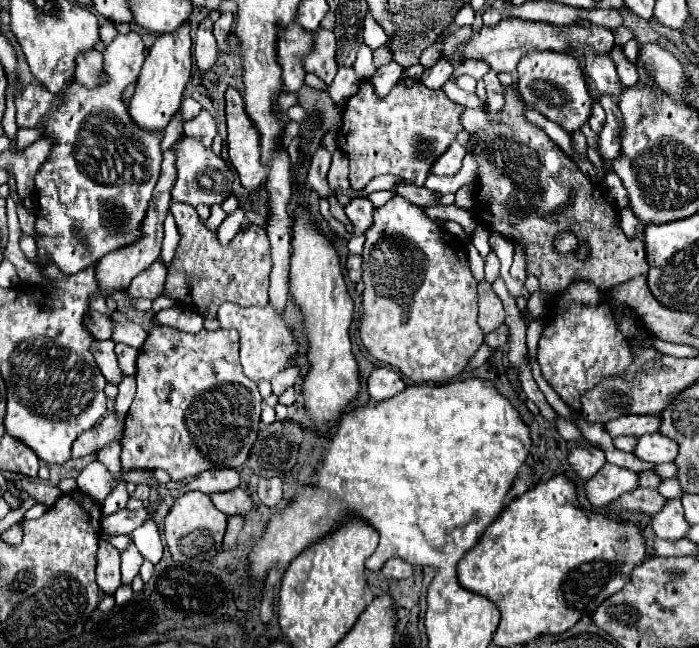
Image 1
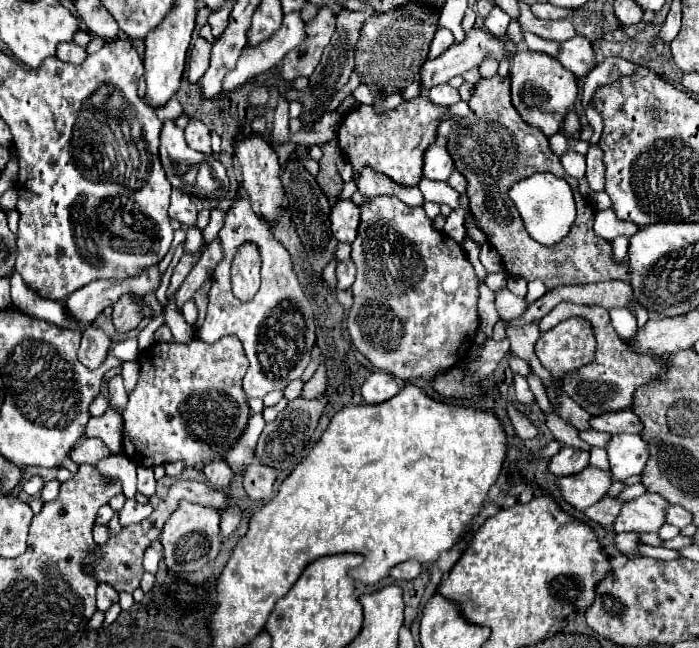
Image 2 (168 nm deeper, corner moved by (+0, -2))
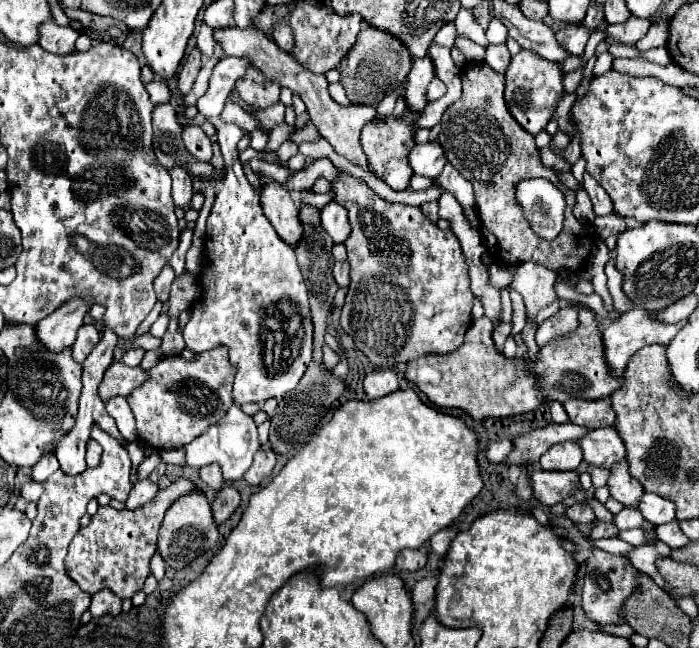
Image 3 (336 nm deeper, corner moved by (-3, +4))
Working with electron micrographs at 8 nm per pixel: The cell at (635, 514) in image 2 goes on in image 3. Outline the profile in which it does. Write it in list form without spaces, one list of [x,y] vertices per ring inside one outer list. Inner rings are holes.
[[[628,462],[612,466],[612,476],[608,480],[608,486],[610,486],[610,496],[622,502],[624,508],[638,506],[640,496],[644,496],[642,484],[628,474]]]

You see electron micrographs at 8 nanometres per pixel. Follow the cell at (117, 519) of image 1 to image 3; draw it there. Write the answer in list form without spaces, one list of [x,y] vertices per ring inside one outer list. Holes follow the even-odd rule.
[[[150,480],[134,482],[132,492],[130,492],[128,500],[126,500],[126,508],[128,510],[136,510],[136,508],[148,504],[156,496],[156,492],[158,492],[158,486],[154,482],[150,482]]]

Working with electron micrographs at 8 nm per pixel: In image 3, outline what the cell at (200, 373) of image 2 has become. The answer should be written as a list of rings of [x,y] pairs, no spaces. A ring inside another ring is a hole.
[[[212,348],[208,352],[196,354],[192,360],[184,360],[182,356],[164,356],[160,362],[150,368],[148,380],[132,390],[128,396],[128,404],[136,418],[138,442],[144,448],[152,448],[156,452],[168,448],[180,448],[192,442],[196,436],[204,434],[212,424],[224,418],[224,412],[234,404],[232,400],[232,364],[228,364],[228,348]]]

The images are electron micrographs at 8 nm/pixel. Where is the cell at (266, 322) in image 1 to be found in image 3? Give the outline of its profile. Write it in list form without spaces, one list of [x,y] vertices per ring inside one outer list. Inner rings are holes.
[[[222,58],[210,76],[208,92],[196,102],[200,114],[216,128],[226,176],[218,184],[216,202],[206,224],[202,276],[190,322],[182,330],[184,342],[192,352],[204,352],[218,344],[230,348],[230,362],[238,368],[232,390],[234,404],[262,404],[268,398],[282,398],[286,392],[294,390],[312,360],[314,338],[308,288],[298,268],[294,248],[280,240],[264,216],[258,190],[252,188],[238,160],[240,152],[236,146],[244,130],[220,120],[228,94],[250,66],[252,62],[244,58]]]

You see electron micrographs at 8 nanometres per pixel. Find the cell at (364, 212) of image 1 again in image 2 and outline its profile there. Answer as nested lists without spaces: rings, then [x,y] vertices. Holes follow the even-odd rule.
[[[339,200],[329,214],[331,232],[339,242],[353,242],[359,226],[359,210],[351,200]]]

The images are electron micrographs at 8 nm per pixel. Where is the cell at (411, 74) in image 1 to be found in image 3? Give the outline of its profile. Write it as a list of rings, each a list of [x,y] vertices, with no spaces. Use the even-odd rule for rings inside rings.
[[[228,26],[228,28],[222,28],[218,32],[214,32],[214,40],[222,44],[226,56],[244,56],[244,58],[250,58],[252,64],[264,72],[264,76],[268,76],[270,80],[276,80],[280,86],[286,86],[290,88],[294,94],[298,94],[304,104],[306,104],[306,110],[310,112],[310,120],[312,124],[318,128],[318,132],[332,144],[332,148],[342,154],[344,158],[348,158],[352,164],[364,168],[366,172],[374,174],[372,168],[368,168],[368,158],[364,156],[364,150],[360,146],[360,130],[362,126],[372,120],[376,116],[376,104],[356,104],[356,106],[340,106],[336,104],[332,98],[330,98],[330,92],[328,92],[328,82],[326,82],[326,76],[318,76],[318,74],[312,74],[308,72],[306,68],[300,68],[300,64],[290,56],[286,54],[284,50],[280,50],[276,46],[274,40],[266,38],[266,34],[260,30],[260,28],[248,28],[248,30],[242,30],[242,28],[236,28],[236,26]]]

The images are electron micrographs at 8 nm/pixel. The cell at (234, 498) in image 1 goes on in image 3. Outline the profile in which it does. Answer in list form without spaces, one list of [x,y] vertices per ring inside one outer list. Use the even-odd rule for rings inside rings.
[[[178,478],[168,488],[160,490],[152,502],[138,510],[116,510],[112,506],[100,506],[96,516],[92,516],[90,526],[80,528],[68,548],[66,570],[70,578],[74,578],[78,586],[88,594],[94,594],[102,588],[110,588],[122,600],[132,598],[134,592],[142,590],[144,580],[150,574],[150,558],[156,552],[158,530],[166,508],[170,508],[172,502],[180,496],[194,490],[196,484],[192,480]]]

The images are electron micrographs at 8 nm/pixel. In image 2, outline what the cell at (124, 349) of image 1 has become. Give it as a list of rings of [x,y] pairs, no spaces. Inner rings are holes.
[[[119,374],[119,376],[109,380],[109,408],[123,414],[125,406],[127,406],[127,392],[125,392],[125,386],[123,386],[123,378]]]

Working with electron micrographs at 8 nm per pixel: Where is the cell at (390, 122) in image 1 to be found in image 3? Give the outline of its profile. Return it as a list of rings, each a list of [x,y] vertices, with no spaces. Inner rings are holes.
[[[406,108],[400,118],[374,118],[362,128],[360,144],[368,156],[368,162],[374,166],[374,174],[380,176],[392,190],[406,190],[410,184],[410,176],[414,174],[412,168],[408,168],[408,152],[416,146],[416,118],[420,118],[420,114],[412,112],[412,108]]]

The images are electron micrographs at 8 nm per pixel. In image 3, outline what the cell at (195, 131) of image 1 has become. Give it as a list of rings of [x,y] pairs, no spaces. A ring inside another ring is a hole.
[[[194,124],[186,126],[182,140],[184,140],[184,146],[190,150],[190,154],[196,156],[196,160],[208,162],[212,158],[212,142],[200,126],[194,126]]]

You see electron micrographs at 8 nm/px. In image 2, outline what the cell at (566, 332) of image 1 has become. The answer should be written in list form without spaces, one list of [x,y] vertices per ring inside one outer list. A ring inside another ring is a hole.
[[[569,318],[559,326],[541,332],[535,344],[535,356],[553,378],[561,378],[565,372],[589,364],[593,354],[593,330],[583,318]]]

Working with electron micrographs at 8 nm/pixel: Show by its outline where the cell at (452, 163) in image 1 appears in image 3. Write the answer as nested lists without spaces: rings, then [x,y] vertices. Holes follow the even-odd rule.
[[[426,142],[426,144],[418,144],[412,148],[408,162],[414,174],[426,176],[426,178],[438,178],[448,160],[438,142]]]

